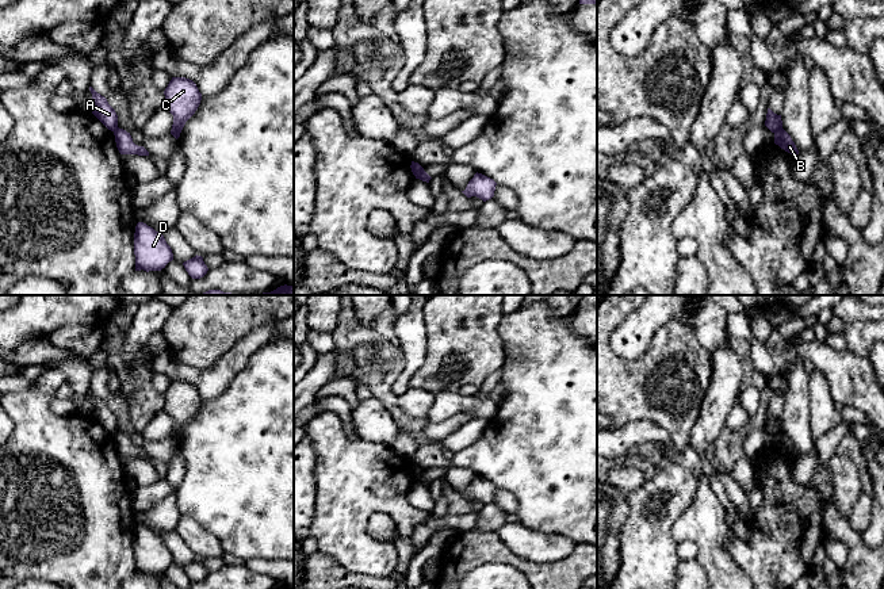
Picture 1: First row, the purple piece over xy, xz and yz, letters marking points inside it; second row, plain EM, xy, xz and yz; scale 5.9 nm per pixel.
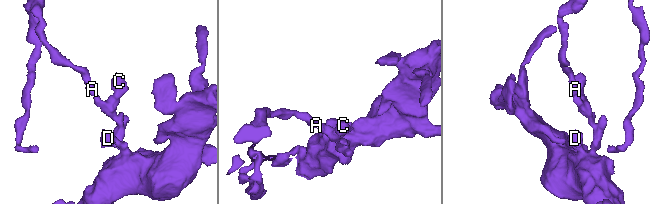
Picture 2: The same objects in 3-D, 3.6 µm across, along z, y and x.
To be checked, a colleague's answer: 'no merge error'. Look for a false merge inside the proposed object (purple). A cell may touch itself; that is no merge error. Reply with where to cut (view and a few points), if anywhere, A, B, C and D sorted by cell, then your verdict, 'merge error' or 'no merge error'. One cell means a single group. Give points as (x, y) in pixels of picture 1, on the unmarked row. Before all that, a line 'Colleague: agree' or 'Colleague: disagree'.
Colleague: disagree
cut in yz along (781, 431), (775, 436); A / B C D; merge error

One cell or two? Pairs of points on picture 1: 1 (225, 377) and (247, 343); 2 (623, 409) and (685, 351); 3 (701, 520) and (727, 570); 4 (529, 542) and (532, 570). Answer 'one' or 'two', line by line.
1: one
2: one
3: one
4: two

